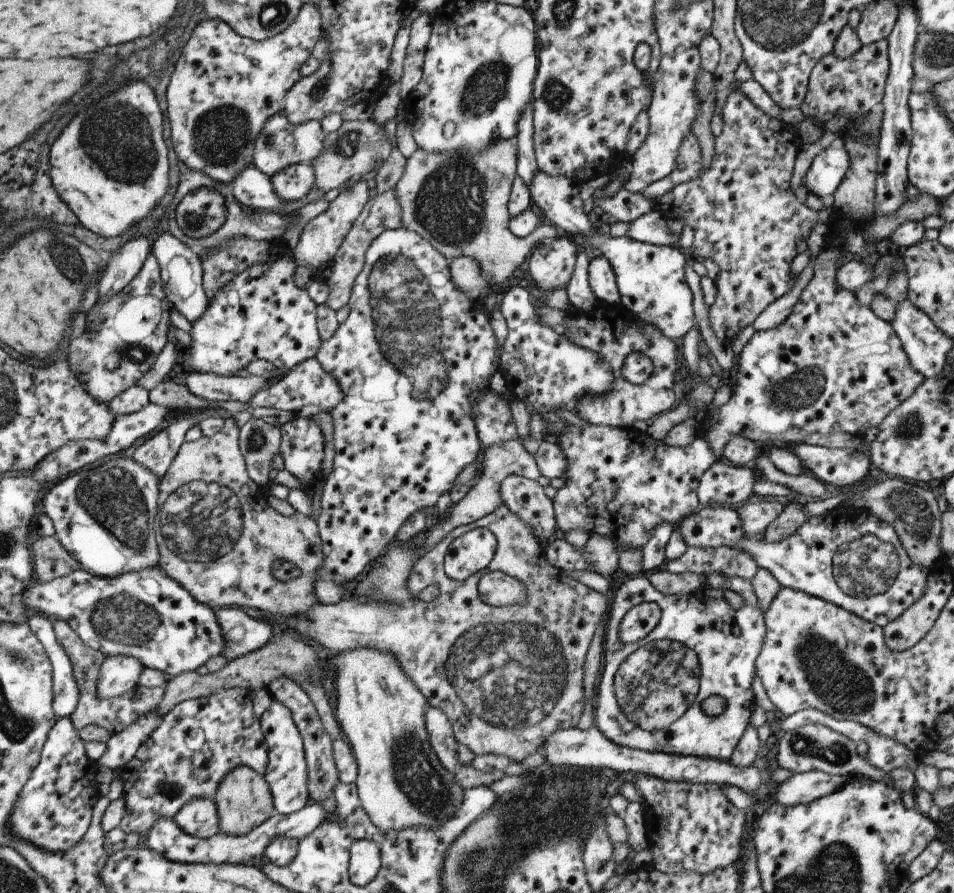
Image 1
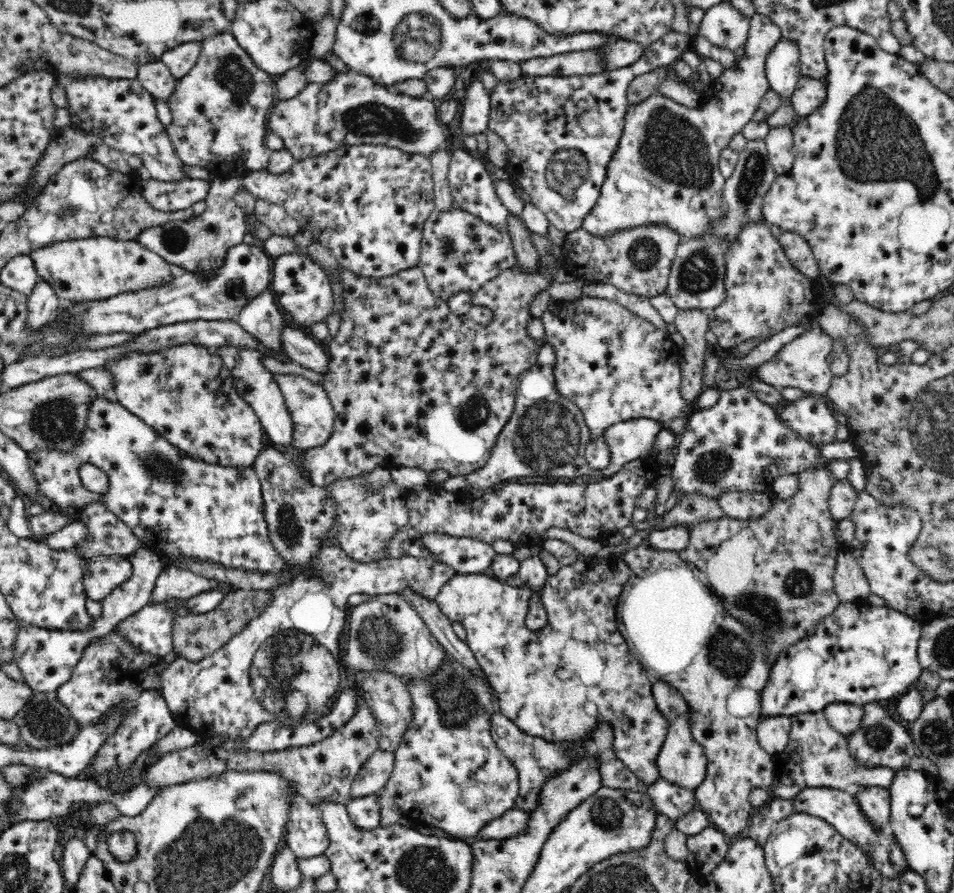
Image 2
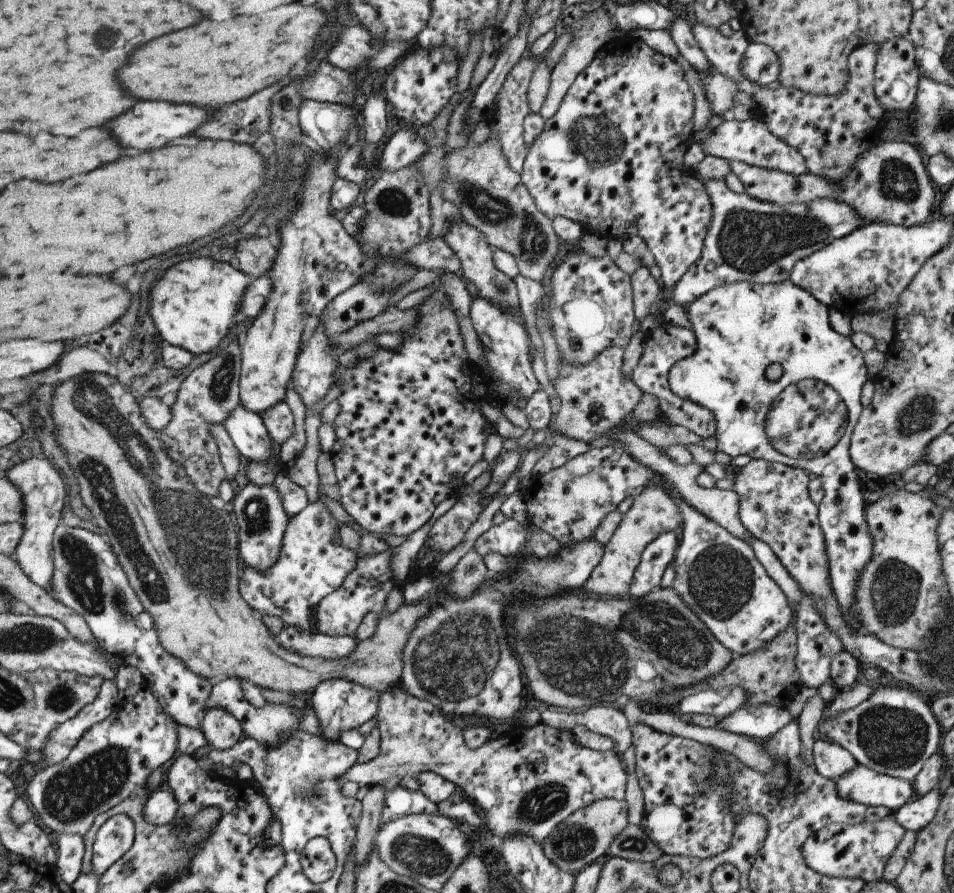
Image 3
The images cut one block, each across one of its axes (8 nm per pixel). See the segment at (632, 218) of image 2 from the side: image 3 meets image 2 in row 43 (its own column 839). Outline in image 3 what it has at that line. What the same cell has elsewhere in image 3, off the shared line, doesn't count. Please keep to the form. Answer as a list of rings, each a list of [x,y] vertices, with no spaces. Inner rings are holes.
[[[816,737],[812,745],[812,766],[822,778],[835,781],[855,768],[856,761],[847,750]]]

